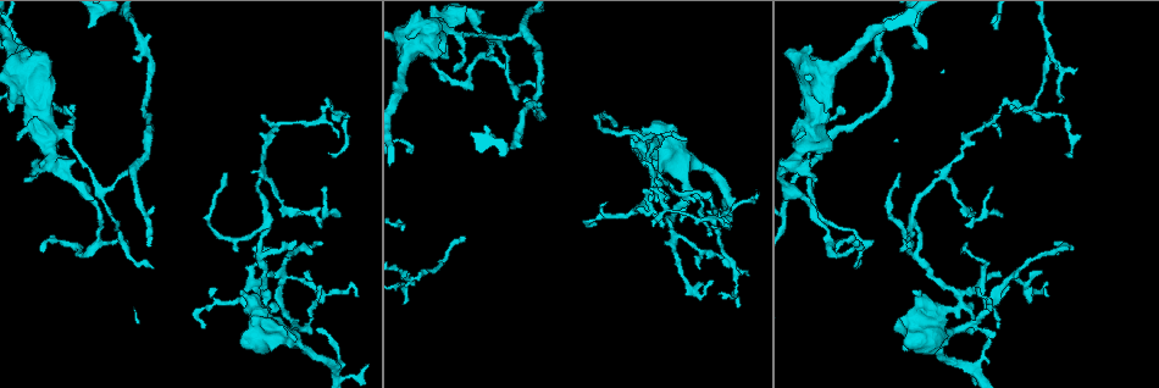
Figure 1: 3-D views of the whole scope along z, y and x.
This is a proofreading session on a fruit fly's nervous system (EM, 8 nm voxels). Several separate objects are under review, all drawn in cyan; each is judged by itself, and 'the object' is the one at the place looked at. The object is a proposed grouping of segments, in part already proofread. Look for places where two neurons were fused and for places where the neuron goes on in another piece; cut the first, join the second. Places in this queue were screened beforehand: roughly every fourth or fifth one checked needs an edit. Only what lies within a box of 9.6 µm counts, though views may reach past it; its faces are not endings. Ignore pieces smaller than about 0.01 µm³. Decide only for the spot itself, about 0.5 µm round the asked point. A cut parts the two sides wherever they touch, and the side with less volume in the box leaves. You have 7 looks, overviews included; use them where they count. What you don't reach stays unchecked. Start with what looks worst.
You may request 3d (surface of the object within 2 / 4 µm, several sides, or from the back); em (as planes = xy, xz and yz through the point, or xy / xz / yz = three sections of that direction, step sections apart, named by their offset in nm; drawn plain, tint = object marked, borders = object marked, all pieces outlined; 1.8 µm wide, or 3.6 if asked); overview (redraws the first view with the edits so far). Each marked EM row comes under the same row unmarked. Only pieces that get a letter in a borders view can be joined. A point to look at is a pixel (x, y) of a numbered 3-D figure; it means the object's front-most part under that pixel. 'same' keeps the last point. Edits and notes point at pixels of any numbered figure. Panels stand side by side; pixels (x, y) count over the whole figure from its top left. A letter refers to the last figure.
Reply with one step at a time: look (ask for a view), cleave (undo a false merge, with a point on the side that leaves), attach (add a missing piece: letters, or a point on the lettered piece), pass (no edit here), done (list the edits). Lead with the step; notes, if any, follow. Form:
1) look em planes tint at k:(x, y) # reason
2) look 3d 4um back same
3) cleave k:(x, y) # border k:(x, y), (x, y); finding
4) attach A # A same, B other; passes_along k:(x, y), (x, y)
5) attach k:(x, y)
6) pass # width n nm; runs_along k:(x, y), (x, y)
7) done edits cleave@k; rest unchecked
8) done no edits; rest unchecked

look em 3.6um yz step 16 tint at 1:(49, 139) # sudden change in width

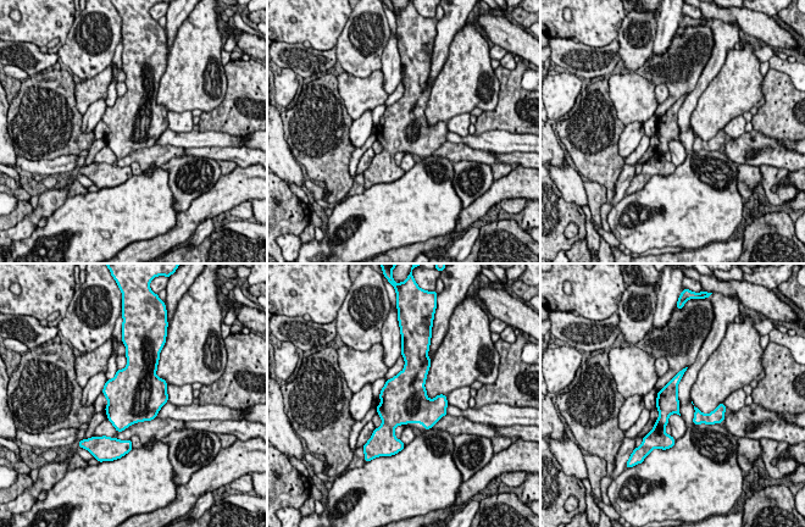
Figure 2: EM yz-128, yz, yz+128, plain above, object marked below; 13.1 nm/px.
look em 3.6um planes borders same

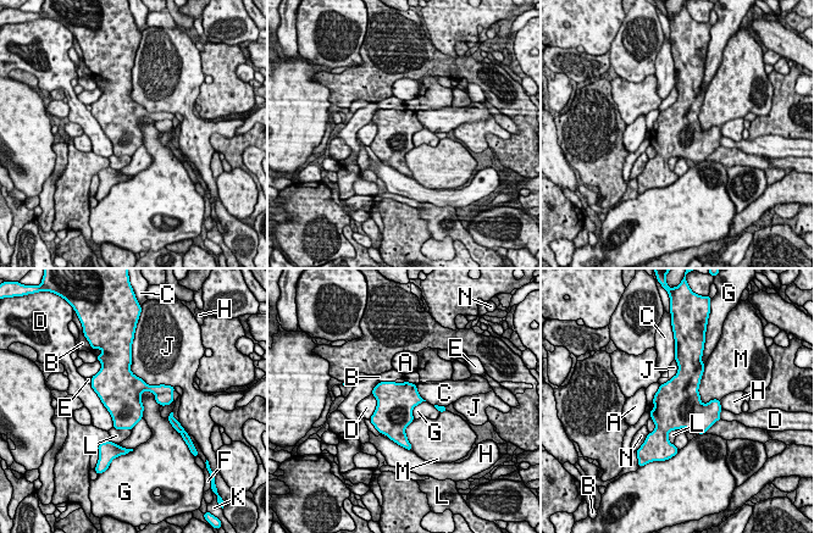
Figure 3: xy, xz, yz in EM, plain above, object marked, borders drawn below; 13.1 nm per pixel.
cleave 3:(164, 399) # A other, B other, C other, D other, E other, F other, G other, H other, J other, K other, L other, M other, N other; two neurons meet here

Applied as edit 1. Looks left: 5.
look 3d 4um at 1:(1011, 106) # tapers out

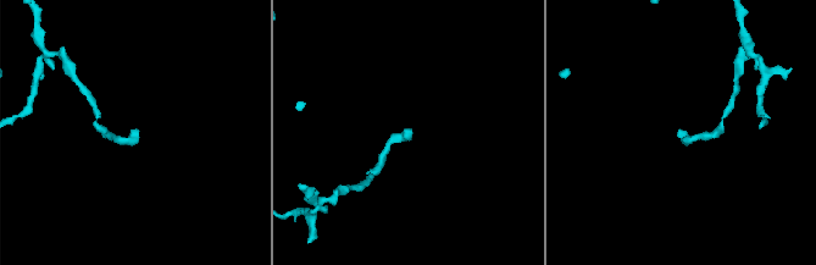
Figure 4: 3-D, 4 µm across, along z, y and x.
look em yz step 16 tint at 4:(410, 133) # shape alone is not enough

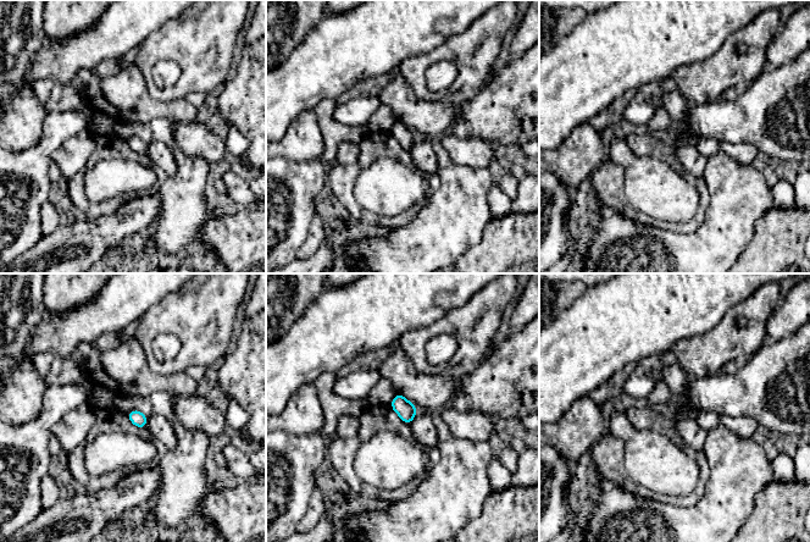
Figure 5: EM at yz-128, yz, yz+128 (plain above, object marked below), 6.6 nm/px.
look em planes borders same

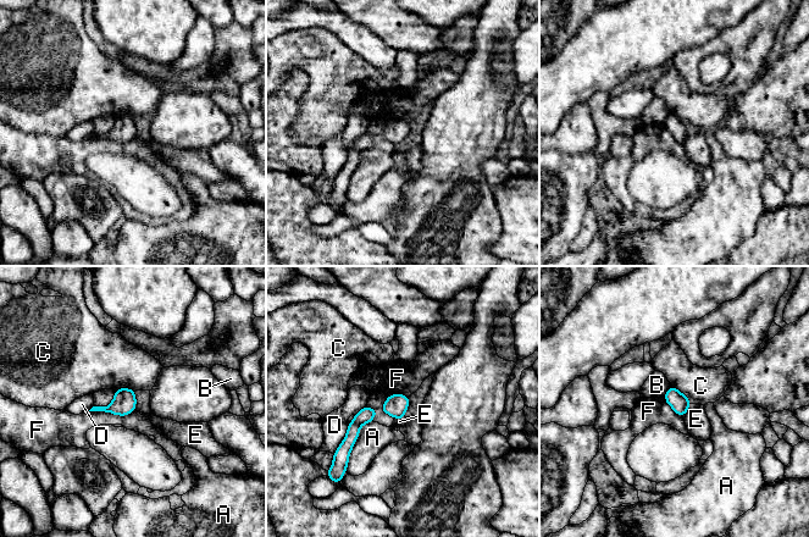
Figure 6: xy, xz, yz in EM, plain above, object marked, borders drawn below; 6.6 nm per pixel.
pass # width 120 nm; A other, B other, C other, D other, E other, F other; border 6:(134, 409), (126, 415), (89, 411); no lettered piece goes on from it

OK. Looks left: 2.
done edits cleave@3; rest unchecked

